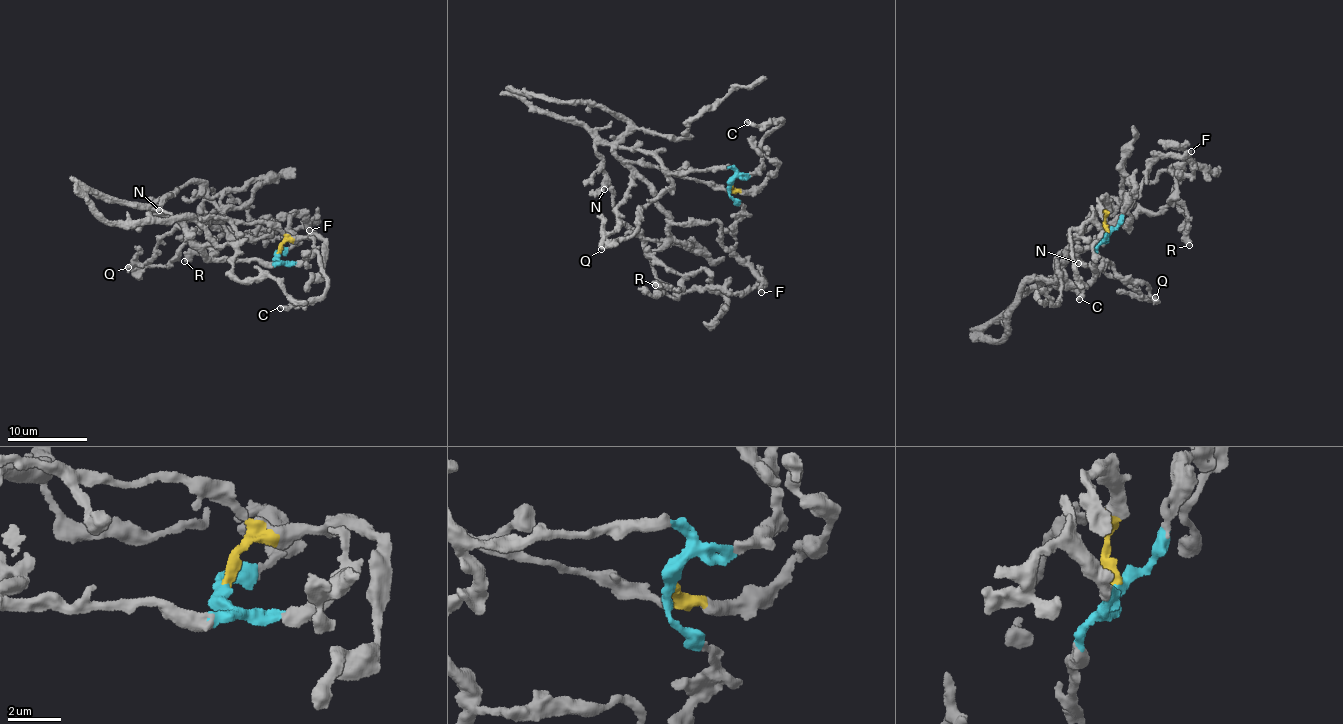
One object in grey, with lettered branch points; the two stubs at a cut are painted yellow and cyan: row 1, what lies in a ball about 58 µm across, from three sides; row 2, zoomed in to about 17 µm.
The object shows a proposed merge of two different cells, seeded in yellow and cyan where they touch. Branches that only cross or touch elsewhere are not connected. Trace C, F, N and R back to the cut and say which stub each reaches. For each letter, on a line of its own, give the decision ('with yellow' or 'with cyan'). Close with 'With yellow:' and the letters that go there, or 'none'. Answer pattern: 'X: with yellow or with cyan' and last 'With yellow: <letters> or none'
C: with cyan
F: with yellow
N: with cyan
R: with yellow
With yellow: F, R

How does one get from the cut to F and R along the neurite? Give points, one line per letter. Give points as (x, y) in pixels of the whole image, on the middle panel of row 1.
F: (731, 185), (731, 191), (631, 165), (671, 222), (716, 222), (723, 246), (745, 262), (761, 293)
R: (731, 185), (731, 191), (631, 165), (666, 216), (667, 239), (649, 256), (681, 275), (681, 288), (655, 285)

